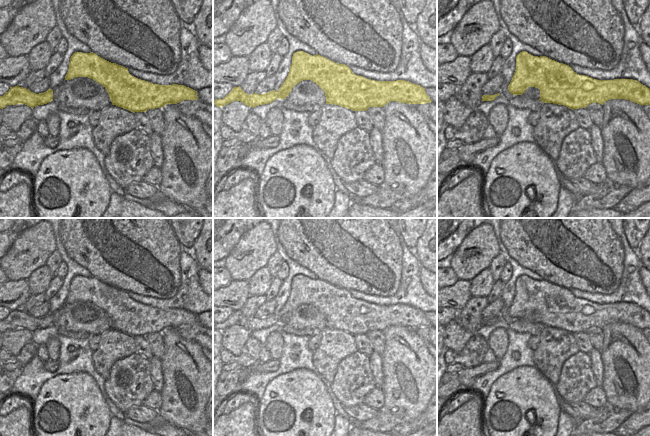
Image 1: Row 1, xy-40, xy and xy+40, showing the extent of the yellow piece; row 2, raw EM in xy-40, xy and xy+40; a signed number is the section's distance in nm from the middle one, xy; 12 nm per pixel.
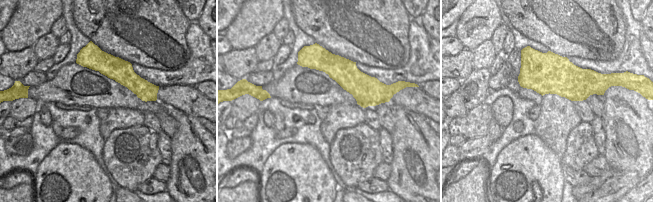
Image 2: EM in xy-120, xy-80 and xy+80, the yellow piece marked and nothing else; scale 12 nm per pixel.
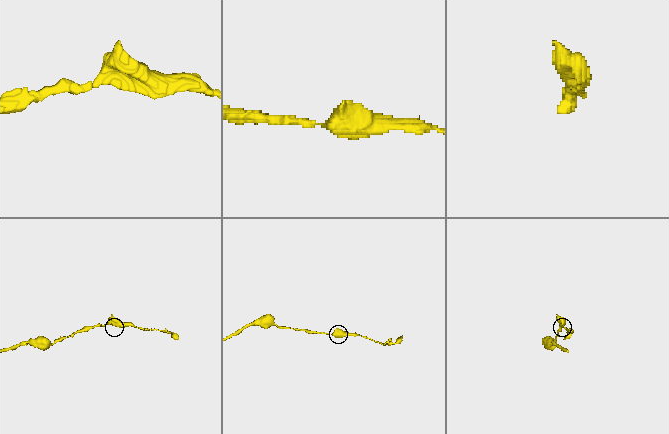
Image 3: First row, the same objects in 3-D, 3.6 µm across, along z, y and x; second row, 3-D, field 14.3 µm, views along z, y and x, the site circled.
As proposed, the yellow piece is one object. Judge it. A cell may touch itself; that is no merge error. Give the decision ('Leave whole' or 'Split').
Leave whole

